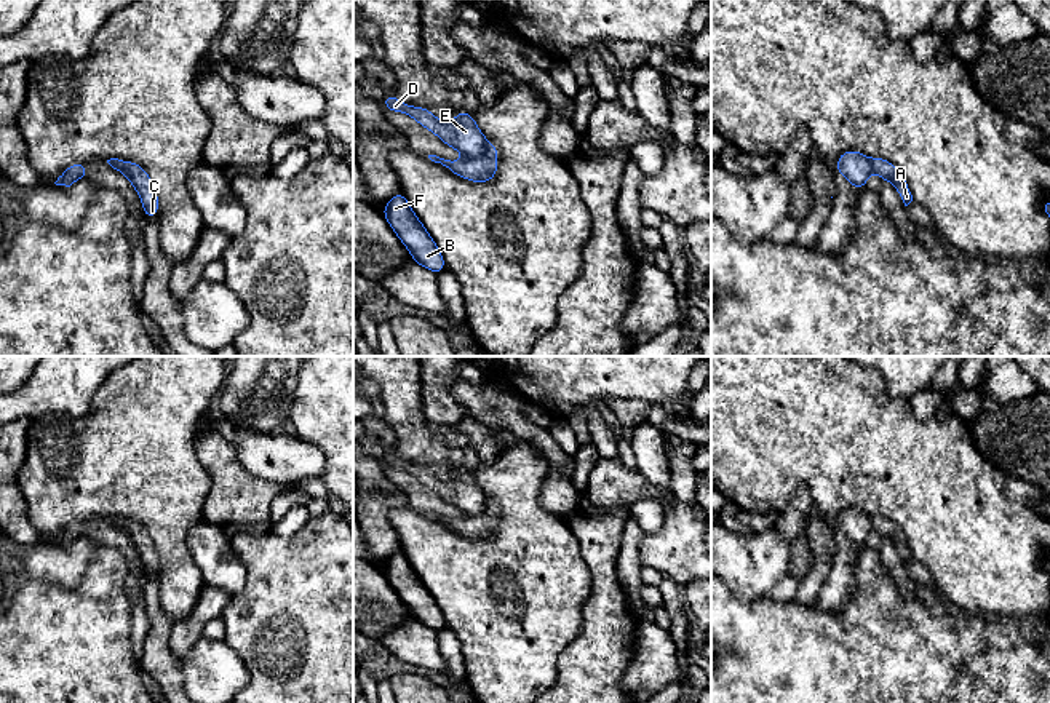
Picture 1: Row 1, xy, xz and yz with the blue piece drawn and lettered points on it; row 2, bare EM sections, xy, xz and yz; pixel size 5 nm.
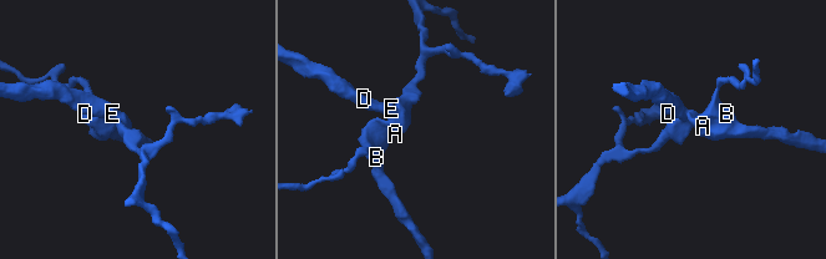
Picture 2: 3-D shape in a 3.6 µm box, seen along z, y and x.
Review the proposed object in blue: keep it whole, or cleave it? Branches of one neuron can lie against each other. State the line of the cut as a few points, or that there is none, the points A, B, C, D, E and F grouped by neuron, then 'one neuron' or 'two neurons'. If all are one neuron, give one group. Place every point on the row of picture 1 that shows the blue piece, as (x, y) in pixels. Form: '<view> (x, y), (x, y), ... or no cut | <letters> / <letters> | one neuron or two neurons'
xz (488, 146), (480, 157), (469, 158) | A B C F / D E | two neurons

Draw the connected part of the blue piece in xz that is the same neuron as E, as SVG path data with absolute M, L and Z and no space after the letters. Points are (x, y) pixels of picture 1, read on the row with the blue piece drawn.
M387 93L384 109L412 117L424 128L435 133L446 145L457 149L467 158L481 158L487 150L487 139L475 125L475 117L463 110L452 121L444 123L428 109L404 104L392 93Z

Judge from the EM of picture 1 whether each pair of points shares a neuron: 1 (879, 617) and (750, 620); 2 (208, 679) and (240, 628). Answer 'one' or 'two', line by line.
1: one
2: two

